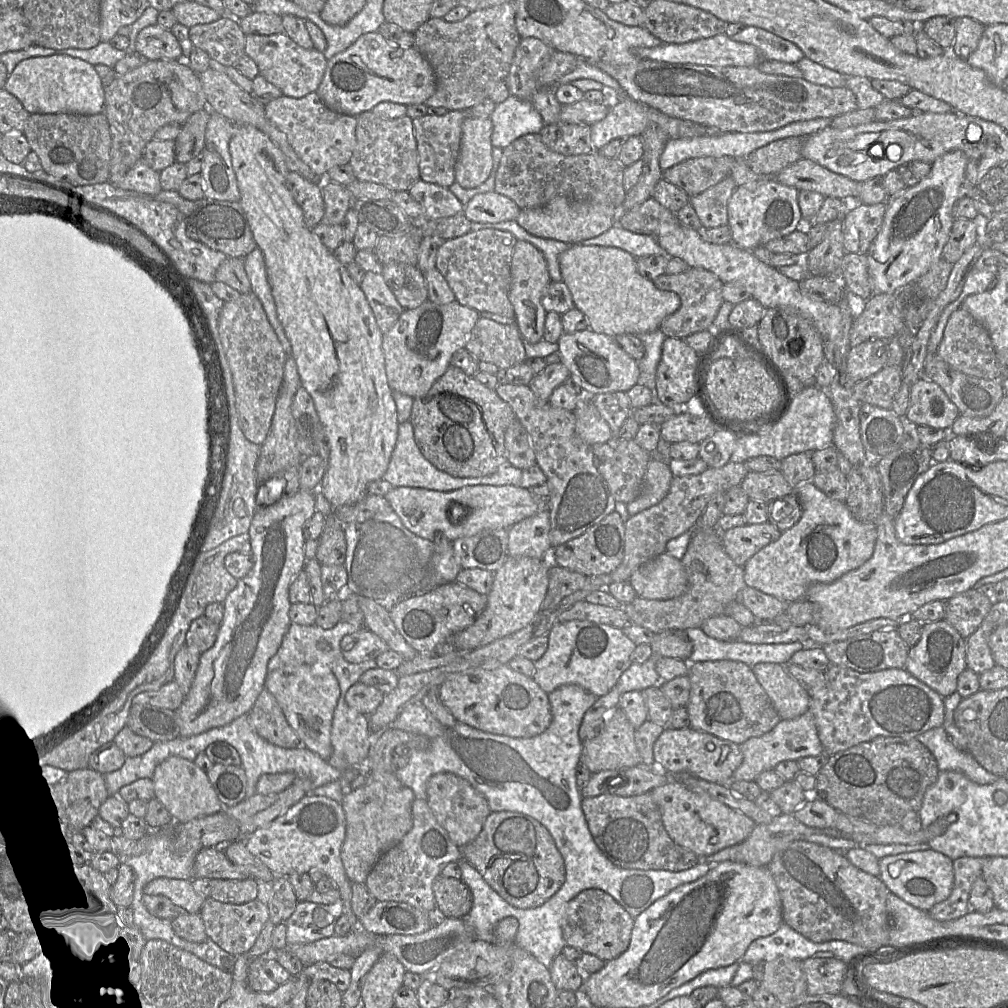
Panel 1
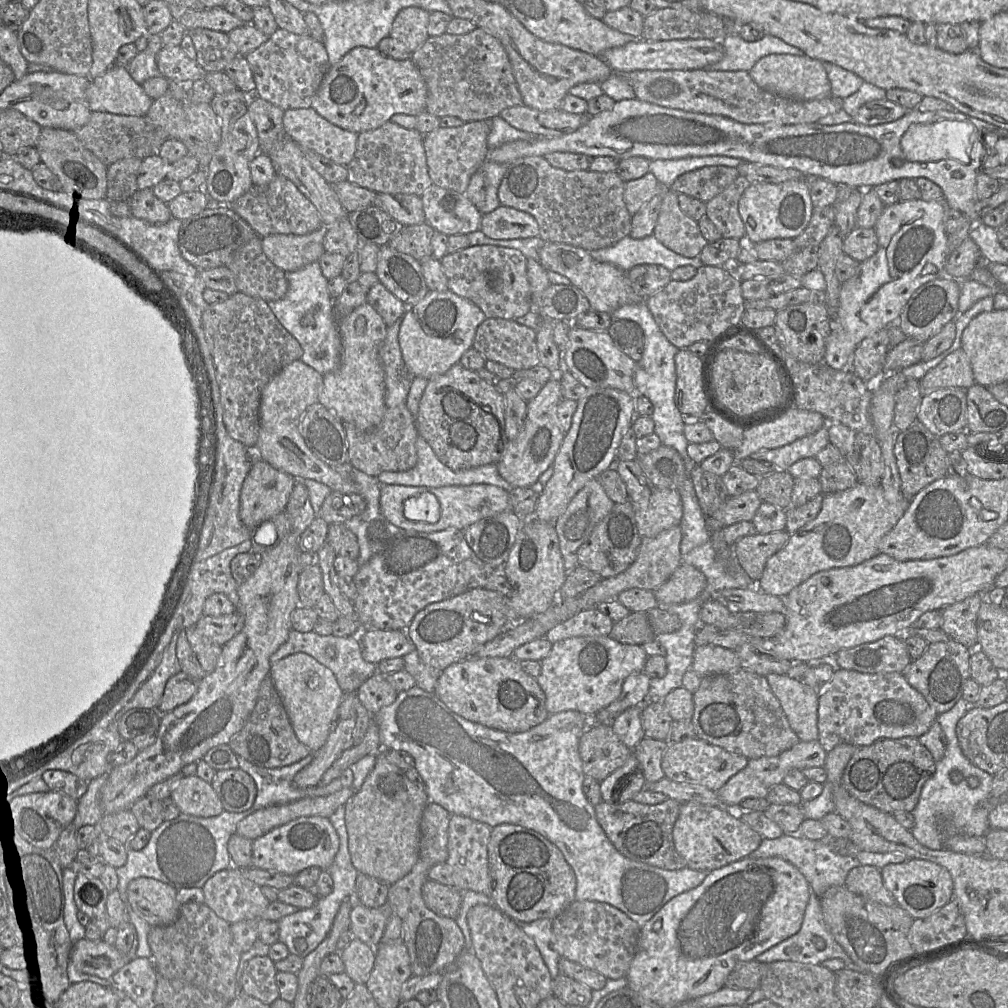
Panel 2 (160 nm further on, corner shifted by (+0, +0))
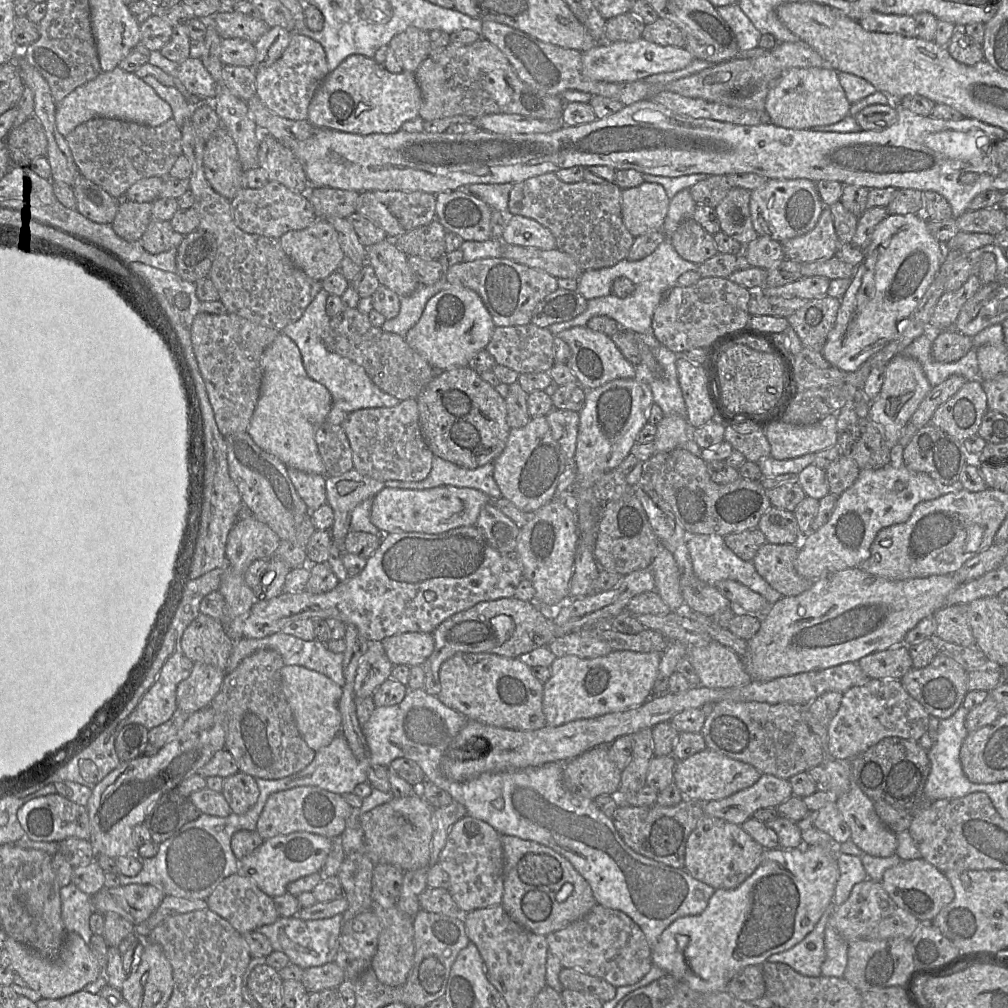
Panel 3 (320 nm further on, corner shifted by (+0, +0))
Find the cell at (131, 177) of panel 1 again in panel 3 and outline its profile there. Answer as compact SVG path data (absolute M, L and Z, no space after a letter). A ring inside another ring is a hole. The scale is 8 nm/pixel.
M152 219L140 242L151 254L159 254L181 244L184 235L175 231L170 221Z

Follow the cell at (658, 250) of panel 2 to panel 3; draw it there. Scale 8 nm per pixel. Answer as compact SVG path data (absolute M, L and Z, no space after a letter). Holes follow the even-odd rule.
M665 239L658 245L653 253L639 261L629 261L628 259L621 260L616 265L608 268L602 268L597 270L586 270L577 279L577 292L587 300L586 309L577 317L565 321L550 325L547 329L556 336L563 330L570 329L577 326L585 326L588 320L594 316L604 315L617 322L619 327L633 331L640 335L654 335L652 329L652 316L655 308L659 302L665 297L665 295L677 285L677 280L680 275L688 271L697 271L699 268L698 264L684 260L675 250L673 245L668 239ZM617 278L627 278L635 285L634 292L626 297L619 298L611 294L611 287Z

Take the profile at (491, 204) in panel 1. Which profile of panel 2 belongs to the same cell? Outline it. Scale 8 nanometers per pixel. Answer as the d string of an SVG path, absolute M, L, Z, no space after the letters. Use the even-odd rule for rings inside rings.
M503 205L482 215L480 230L487 237L498 240L539 236L539 226L532 215Z

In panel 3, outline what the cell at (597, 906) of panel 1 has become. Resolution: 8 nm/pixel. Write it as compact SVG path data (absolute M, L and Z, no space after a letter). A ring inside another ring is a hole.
M596 904L588 914L576 922L548 934L548 951L556 956L562 968L573 968L605 980L614 987L627 986L640 981L652 968L651 946L640 927L625 913Z

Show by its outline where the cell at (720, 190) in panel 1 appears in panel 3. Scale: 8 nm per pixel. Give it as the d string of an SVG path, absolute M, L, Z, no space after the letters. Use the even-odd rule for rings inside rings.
M731 188L725 198L714 208L721 230L741 243L743 247L759 237L750 216L750 195L751 191L748 189Z

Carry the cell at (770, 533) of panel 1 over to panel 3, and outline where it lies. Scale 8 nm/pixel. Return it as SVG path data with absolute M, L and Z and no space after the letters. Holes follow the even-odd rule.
M766 542L752 563L759 575L783 597L797 596L809 590L815 581L797 573L795 563L798 553L799 545Z

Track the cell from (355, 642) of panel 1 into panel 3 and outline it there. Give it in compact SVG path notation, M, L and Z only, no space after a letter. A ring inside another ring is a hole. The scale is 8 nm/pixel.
M407 632L381 641L393 665L421 666L432 654L435 646L432 633Z

